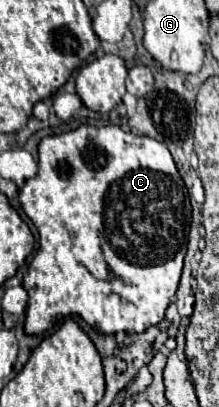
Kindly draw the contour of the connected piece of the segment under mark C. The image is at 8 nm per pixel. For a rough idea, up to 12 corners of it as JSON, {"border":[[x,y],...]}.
{"border":[[117,125],[43,137],[25,331],[141,333],[177,293],[189,193]]}

